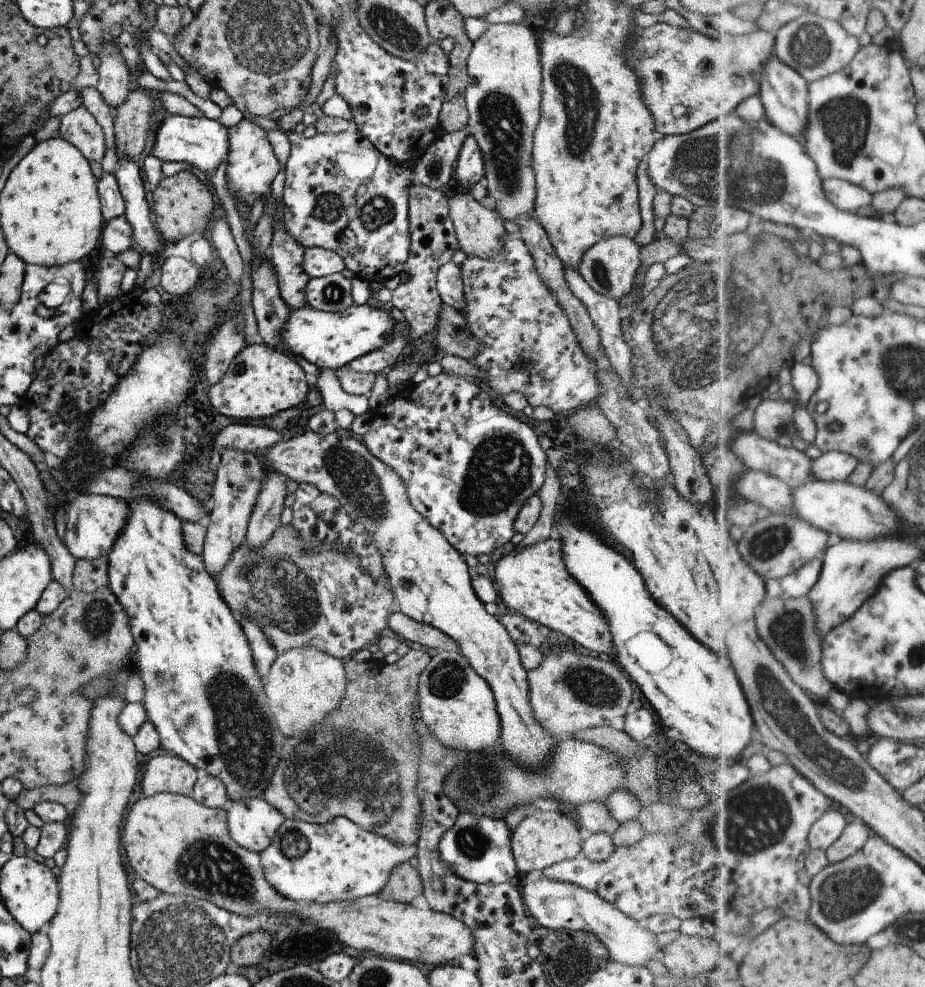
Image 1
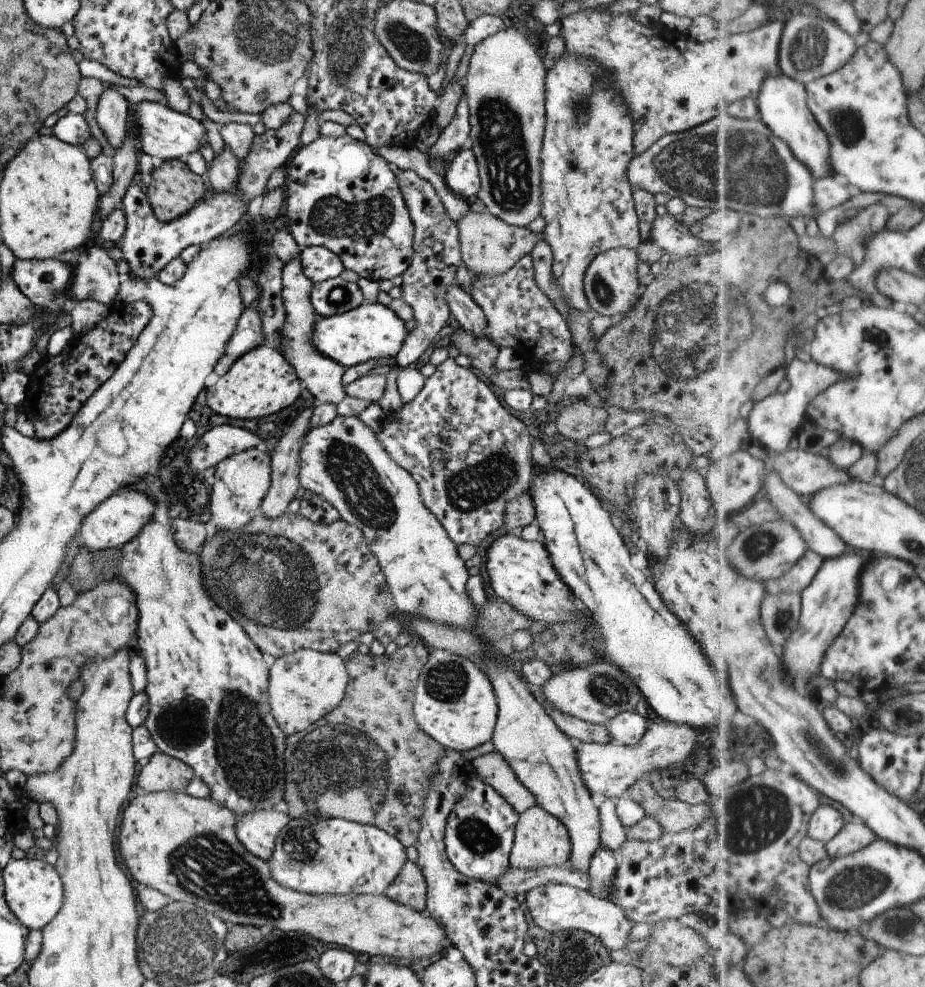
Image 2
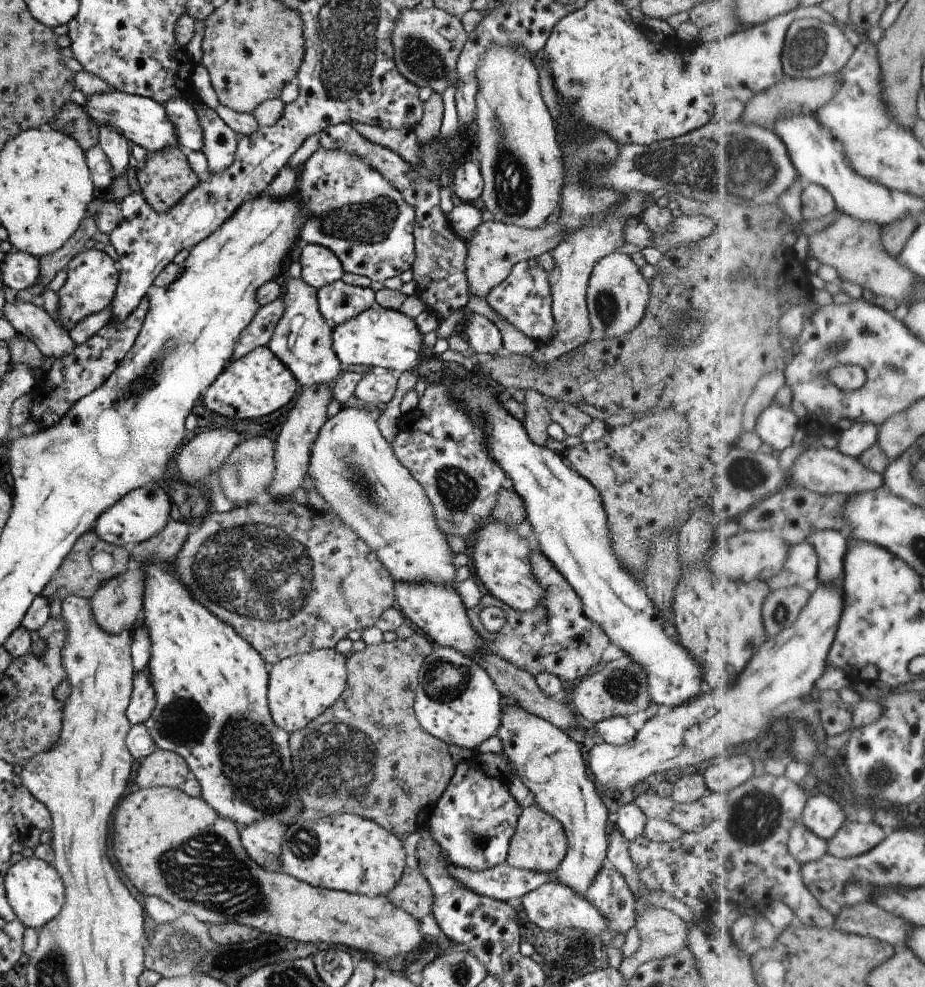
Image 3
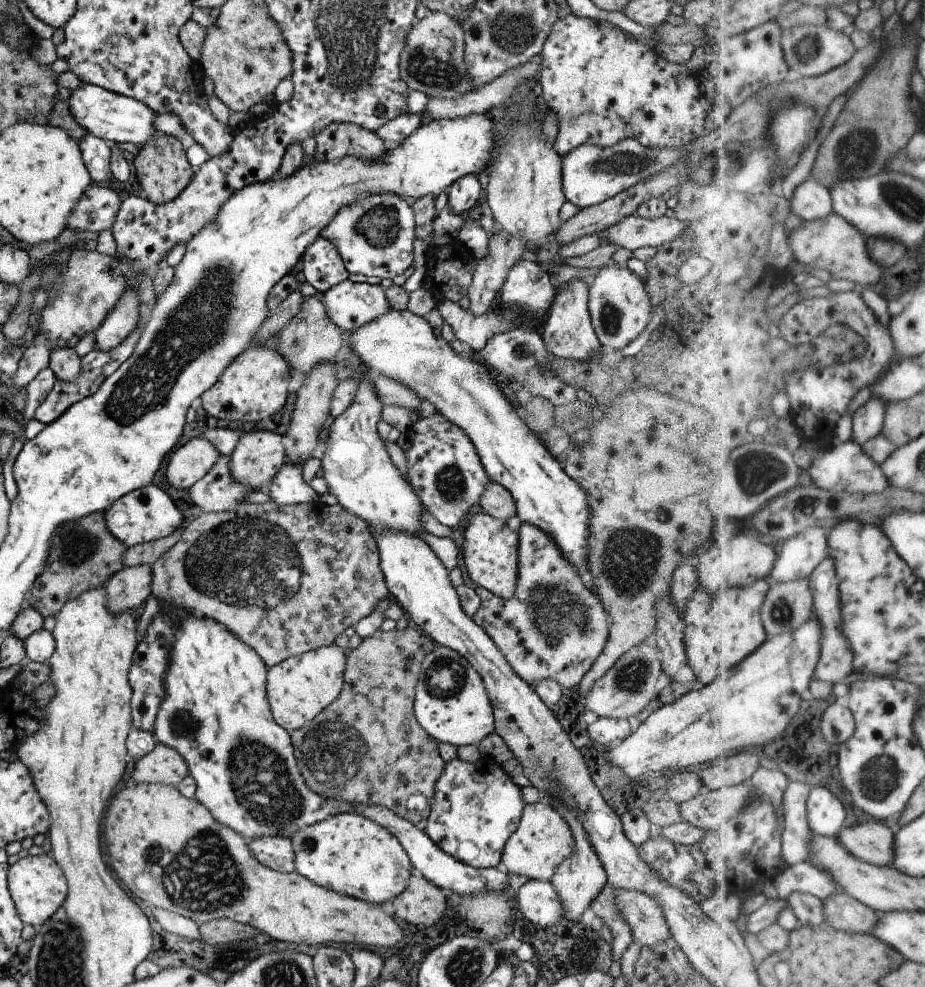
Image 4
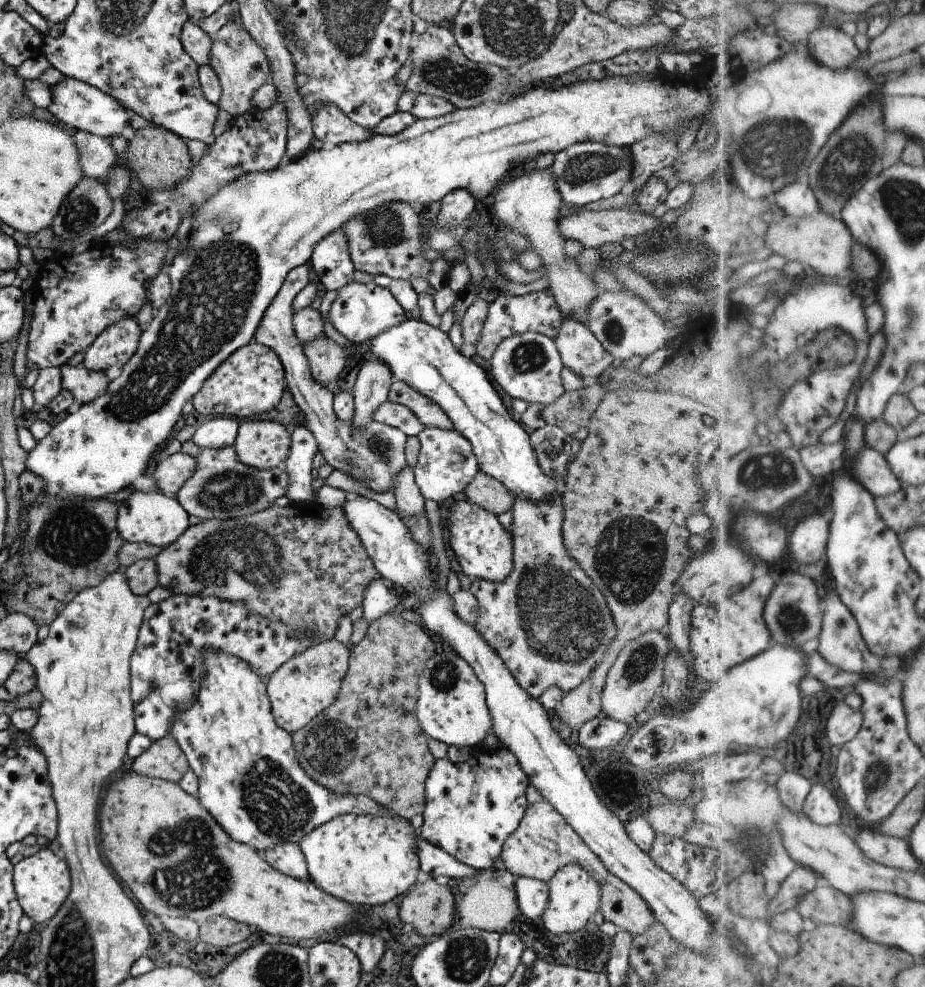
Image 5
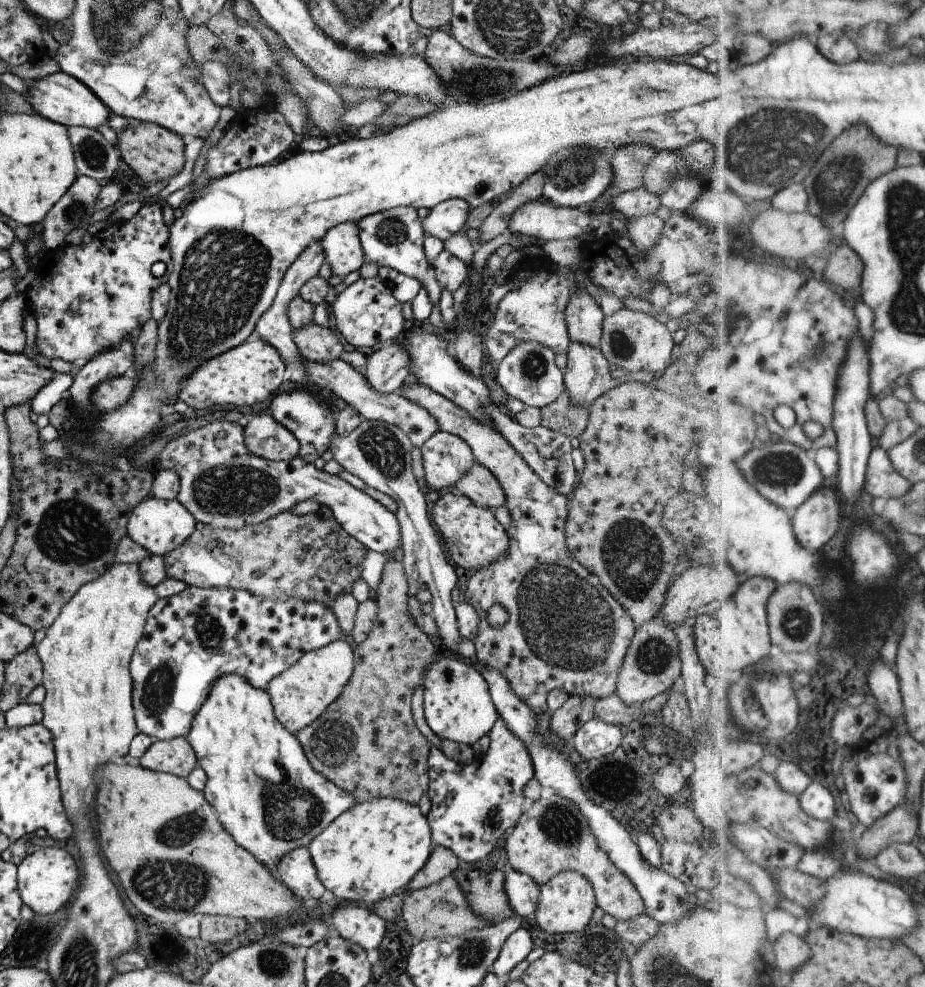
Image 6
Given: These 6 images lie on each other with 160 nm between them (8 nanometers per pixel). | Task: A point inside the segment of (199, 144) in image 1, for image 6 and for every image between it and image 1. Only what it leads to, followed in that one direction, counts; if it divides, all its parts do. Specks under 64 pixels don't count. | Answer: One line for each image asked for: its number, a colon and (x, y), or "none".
2: (164, 134)
3: (140, 120)
4: (106, 115)
5: (76, 106)
6: (58, 97)

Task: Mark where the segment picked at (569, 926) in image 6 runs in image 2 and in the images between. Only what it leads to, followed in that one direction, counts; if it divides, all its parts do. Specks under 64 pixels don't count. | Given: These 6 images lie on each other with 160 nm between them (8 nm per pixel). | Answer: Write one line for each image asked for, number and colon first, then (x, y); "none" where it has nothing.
2: (540, 755)
3: (548, 763)
4: (578, 879)
5: (573, 896)

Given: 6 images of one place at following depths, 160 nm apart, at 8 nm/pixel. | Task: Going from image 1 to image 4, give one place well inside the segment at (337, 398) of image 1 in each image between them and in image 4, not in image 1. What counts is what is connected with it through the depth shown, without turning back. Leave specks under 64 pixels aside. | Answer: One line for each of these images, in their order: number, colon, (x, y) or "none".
2: (321, 376)
3: (301, 341)
4: (309, 338)

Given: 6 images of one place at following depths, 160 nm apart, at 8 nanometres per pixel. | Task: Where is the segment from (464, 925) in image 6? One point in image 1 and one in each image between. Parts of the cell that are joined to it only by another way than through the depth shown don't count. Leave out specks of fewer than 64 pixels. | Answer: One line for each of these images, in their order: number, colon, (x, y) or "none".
1: (403, 885)
2: (408, 888)
3: (412, 893)
4: (421, 902)
5: (428, 907)

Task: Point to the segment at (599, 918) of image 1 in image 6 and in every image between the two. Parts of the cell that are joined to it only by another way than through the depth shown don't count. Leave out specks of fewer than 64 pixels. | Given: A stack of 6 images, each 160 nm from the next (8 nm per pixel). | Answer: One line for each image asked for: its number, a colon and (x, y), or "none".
2: (552, 907)
3: (551, 906)
4: (536, 900)
5: (531, 894)
6: (522, 893)

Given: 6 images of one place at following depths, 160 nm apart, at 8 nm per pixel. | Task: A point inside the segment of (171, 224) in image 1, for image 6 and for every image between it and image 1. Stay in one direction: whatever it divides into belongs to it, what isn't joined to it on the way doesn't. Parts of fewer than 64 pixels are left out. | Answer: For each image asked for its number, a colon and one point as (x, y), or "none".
2: (173, 189)
3: (166, 177)
4: (162, 170)
5: (159, 158)
6: (154, 153)

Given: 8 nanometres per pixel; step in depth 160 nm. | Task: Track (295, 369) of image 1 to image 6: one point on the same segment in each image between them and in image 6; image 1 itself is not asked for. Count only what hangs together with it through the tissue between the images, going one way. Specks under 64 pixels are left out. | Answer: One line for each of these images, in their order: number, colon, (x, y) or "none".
2: (261, 382)
3: (255, 385)
4: (253, 386)
5: (250, 381)
6: (249, 373)

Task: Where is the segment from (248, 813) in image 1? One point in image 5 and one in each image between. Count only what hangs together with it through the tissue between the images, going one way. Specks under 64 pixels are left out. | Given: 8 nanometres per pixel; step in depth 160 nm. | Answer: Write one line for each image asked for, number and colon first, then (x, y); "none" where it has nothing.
2: (257, 831)
3: (262, 840)
4: (276, 853)
5: (287, 858)

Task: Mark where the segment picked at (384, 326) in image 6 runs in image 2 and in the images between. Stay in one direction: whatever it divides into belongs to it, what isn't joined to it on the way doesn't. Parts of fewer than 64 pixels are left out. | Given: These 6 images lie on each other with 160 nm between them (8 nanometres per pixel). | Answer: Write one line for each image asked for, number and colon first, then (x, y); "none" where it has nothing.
2: (334, 296)
3: (336, 302)
4: (348, 305)
5: (359, 312)

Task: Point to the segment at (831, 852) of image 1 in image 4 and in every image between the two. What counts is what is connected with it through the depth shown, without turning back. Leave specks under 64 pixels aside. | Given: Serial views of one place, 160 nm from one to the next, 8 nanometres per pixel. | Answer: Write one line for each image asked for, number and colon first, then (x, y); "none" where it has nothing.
2: (853, 837)
3: (854, 839)
4: (872, 841)

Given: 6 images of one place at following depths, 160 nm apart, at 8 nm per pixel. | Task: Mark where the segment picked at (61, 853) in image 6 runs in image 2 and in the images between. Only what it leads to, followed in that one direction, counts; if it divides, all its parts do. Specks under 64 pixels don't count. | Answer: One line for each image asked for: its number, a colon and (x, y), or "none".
2: (32, 888)
3: (35, 893)
4: (36, 884)
5: (41, 882)

